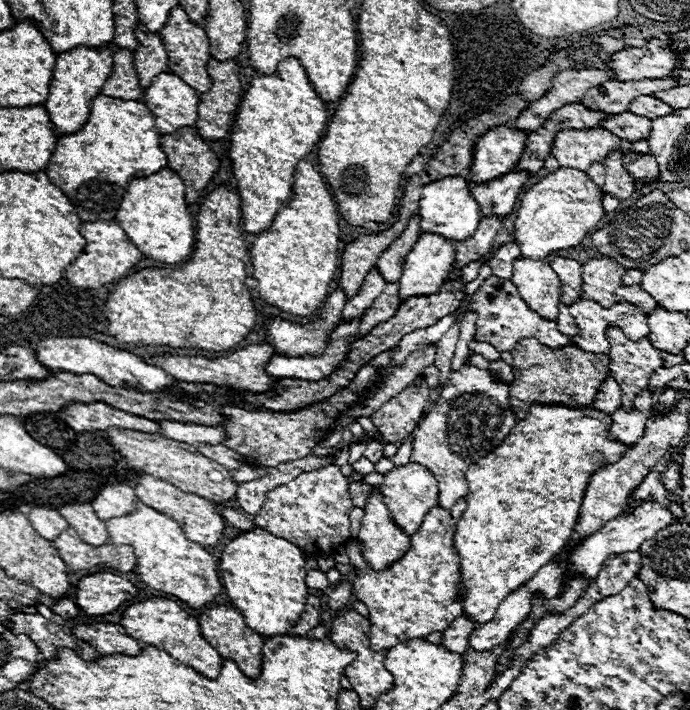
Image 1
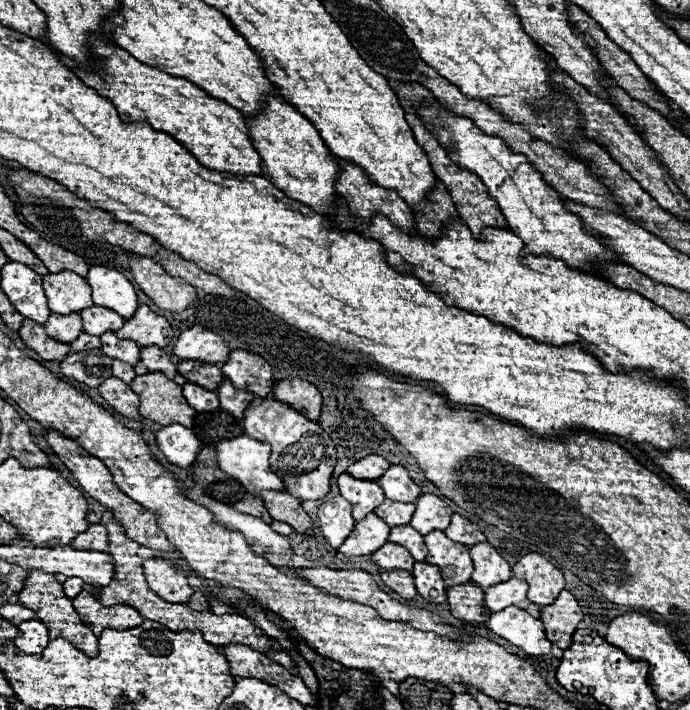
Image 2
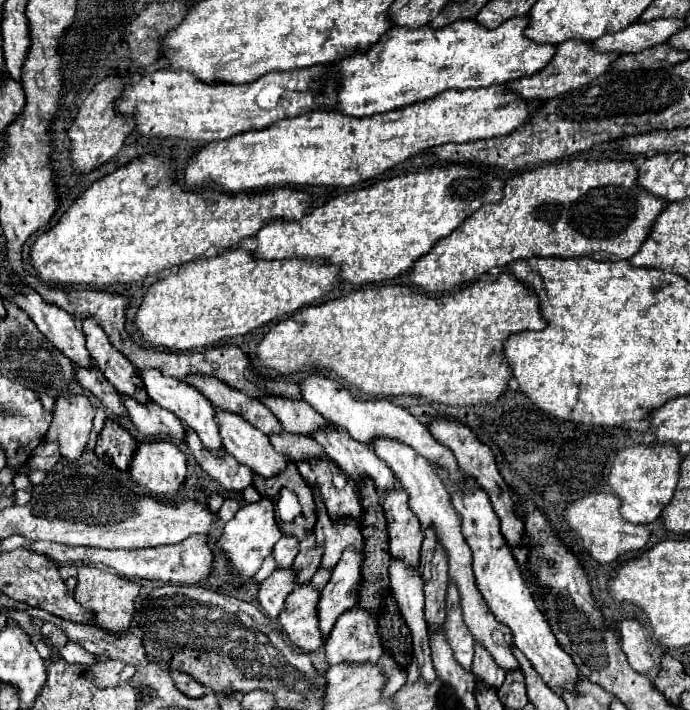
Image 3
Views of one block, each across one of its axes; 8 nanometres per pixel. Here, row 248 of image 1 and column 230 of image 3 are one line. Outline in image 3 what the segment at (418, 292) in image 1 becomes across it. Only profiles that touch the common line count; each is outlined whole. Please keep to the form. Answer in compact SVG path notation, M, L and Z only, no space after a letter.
M218 410L216 424L224 450L232 454L240 464L246 464L252 472L270 478L280 474L286 466L286 458L274 452L268 436L246 422L240 414Z

